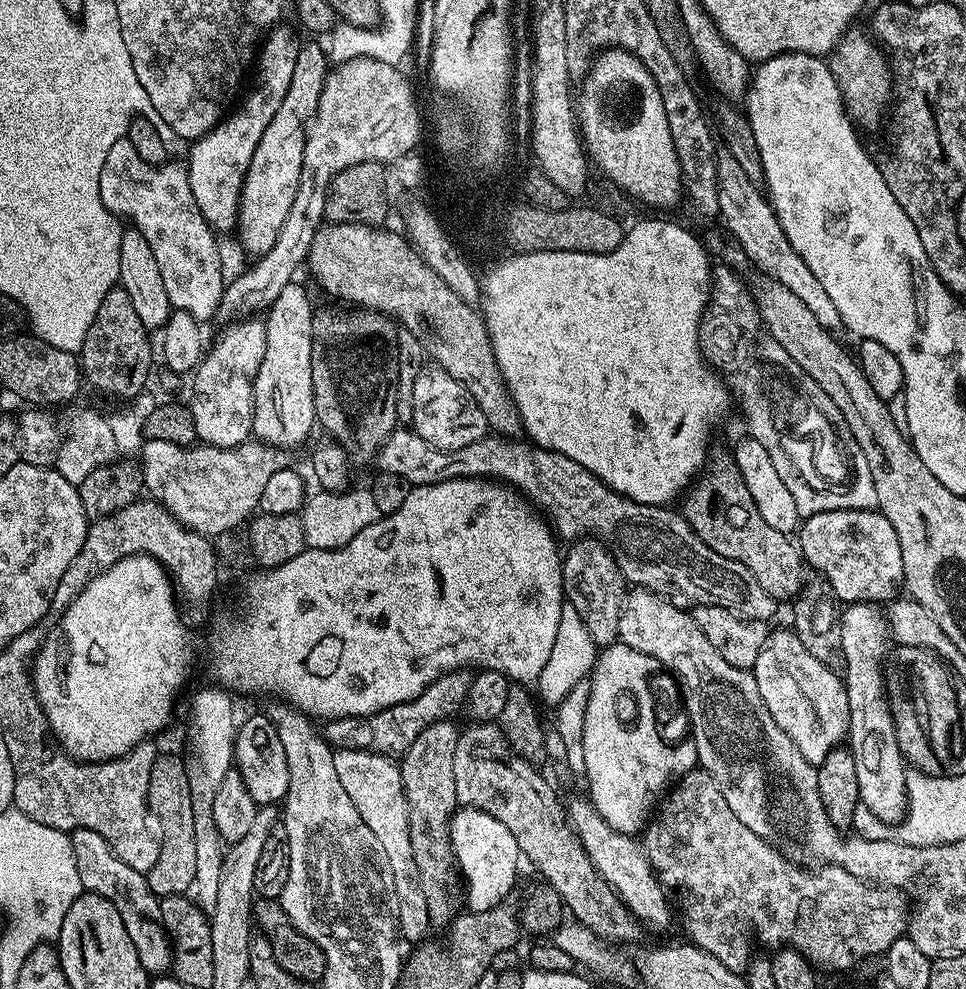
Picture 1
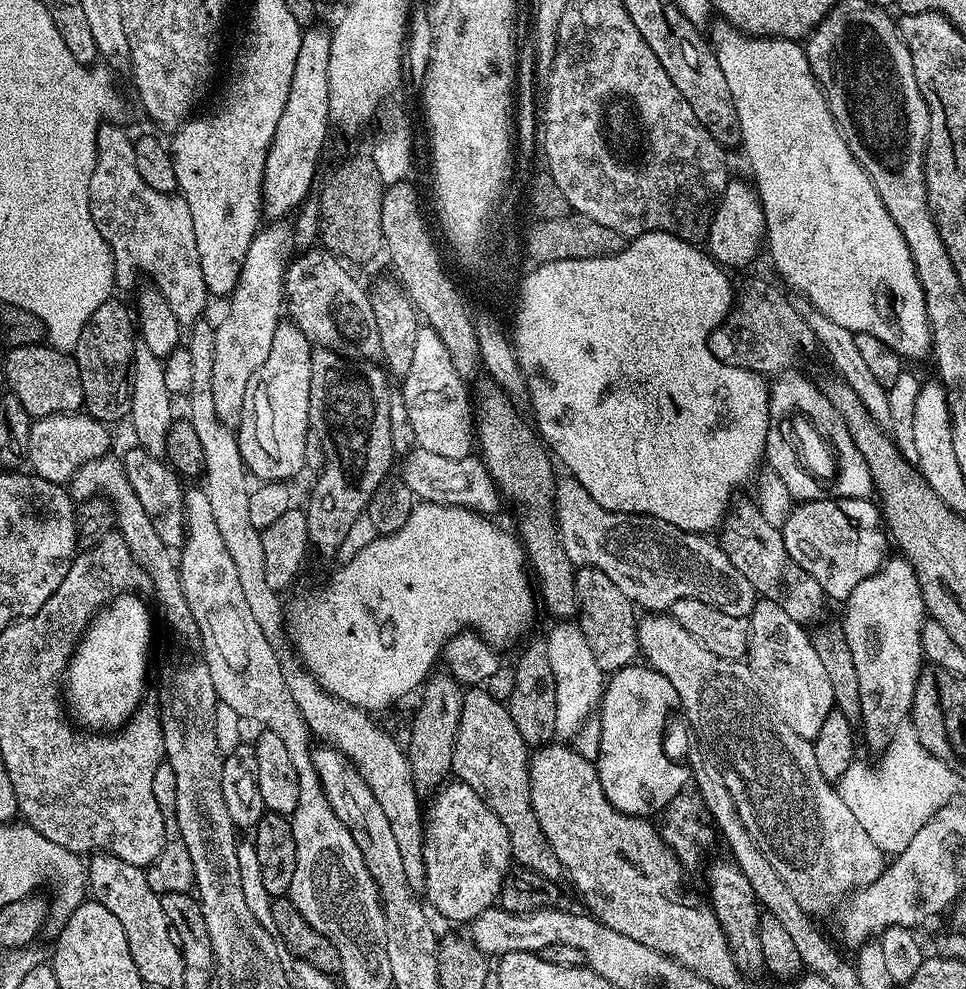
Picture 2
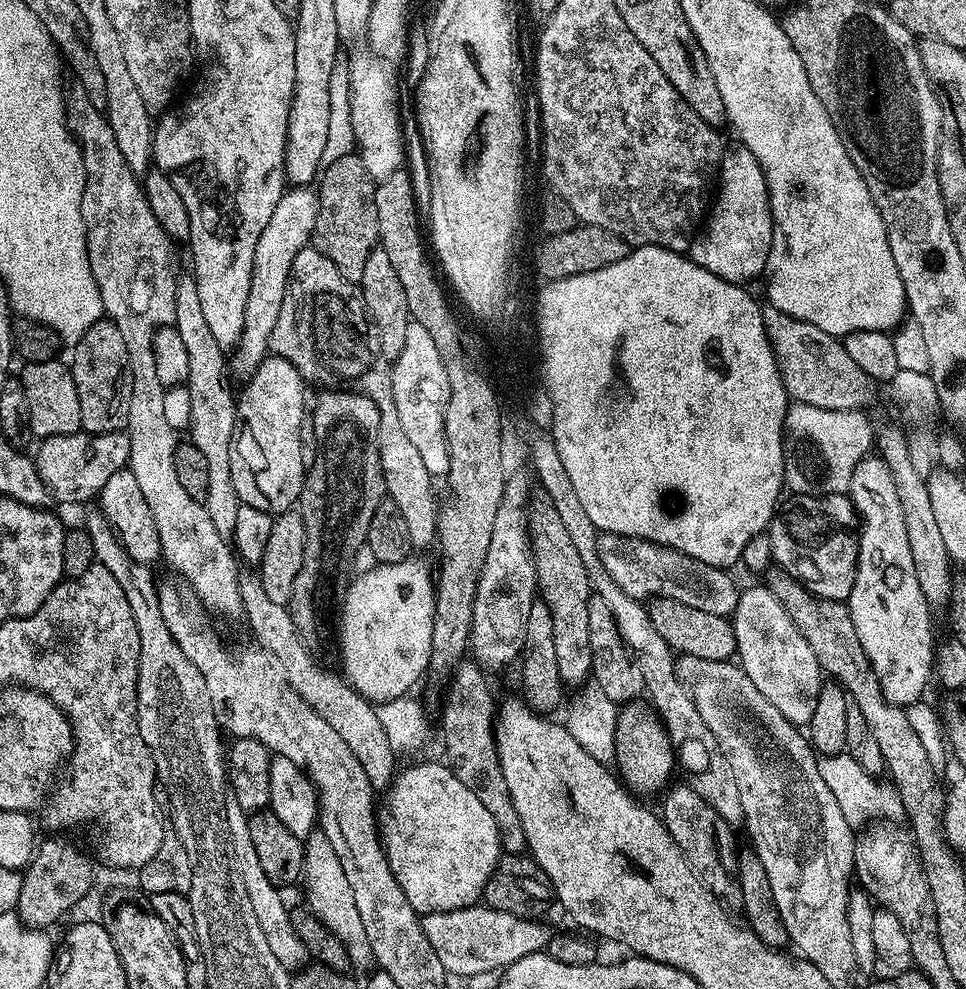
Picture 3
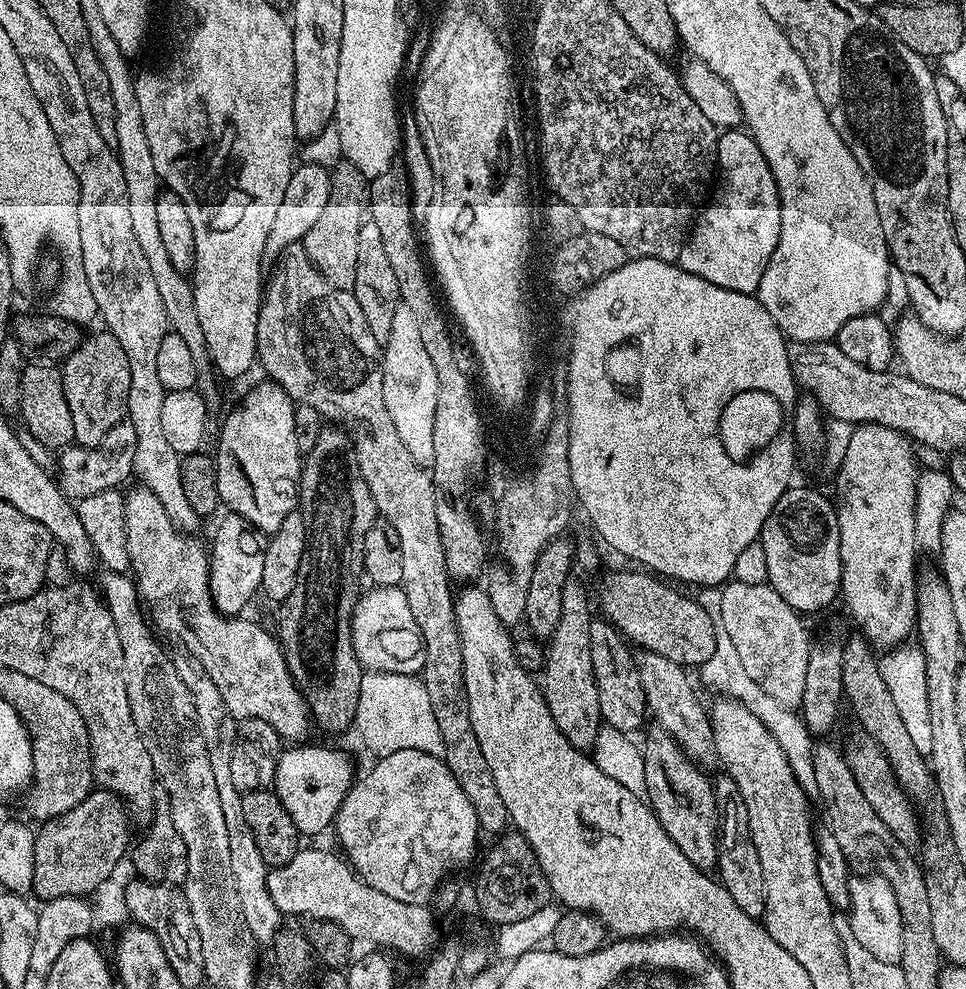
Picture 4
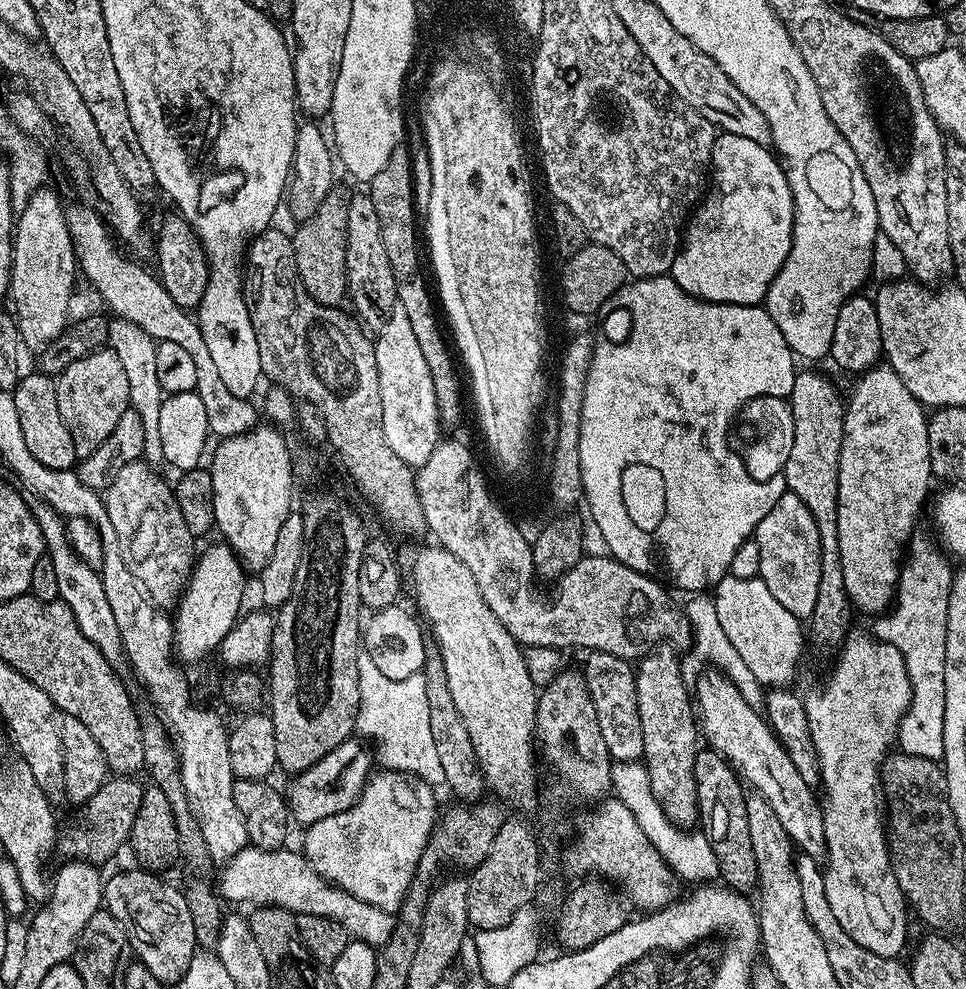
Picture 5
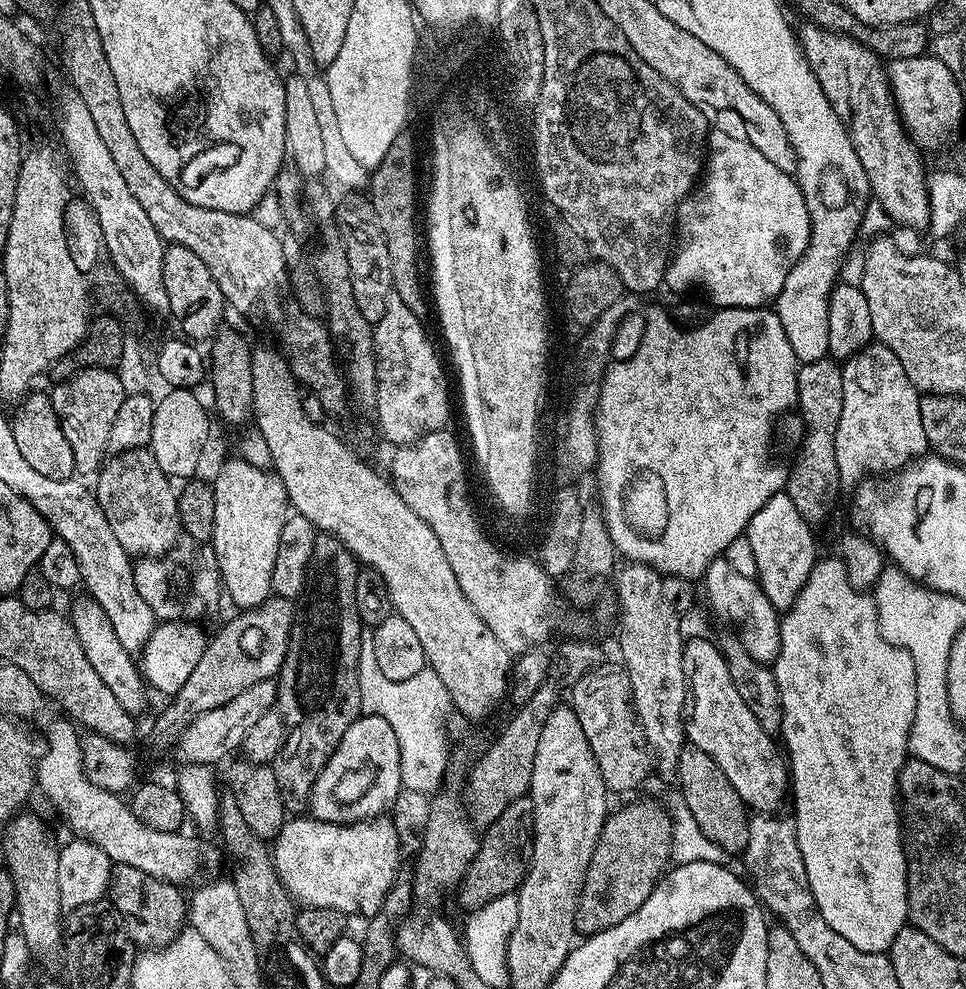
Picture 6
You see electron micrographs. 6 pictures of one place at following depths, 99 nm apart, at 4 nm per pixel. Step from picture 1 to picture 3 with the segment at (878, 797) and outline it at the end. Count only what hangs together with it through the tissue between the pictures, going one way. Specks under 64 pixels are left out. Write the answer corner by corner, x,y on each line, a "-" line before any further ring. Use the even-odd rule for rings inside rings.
869,454
854,466
854,474
850,478
847,497
858,513
858,562
856,563
856,577
854,586
850,590
846,601
850,610
850,618
854,622
854,630
858,630
858,642
862,642
862,650
866,650
866,658
870,666
874,666
874,674
882,686
882,694
890,704
907,706
915,704
917,700
925,695
928,688
928,679
934,676
934,643
932,644
932,618
926,598
922,594
922,586
918,586
918,574
914,574
914,554
910,554
910,538
906,538
906,518
902,518
902,505
898,503
898,490
894,487
894,477
890,475
890,466
880,459
879,455

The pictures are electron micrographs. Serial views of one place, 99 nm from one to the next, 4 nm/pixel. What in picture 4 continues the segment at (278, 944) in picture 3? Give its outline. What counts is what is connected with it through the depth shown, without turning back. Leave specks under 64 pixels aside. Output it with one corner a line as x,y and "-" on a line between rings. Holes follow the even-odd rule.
183,658
175,661
178,674
182,682
192,691
196,701
197,709
204,710
204,707
212,708
208,713
203,713
202,724
210,733
212,731
211,743
208,746
208,757
210,758
210,770
214,770
214,782
218,790
218,802
222,804
222,818
226,818
226,834
230,838
230,874
232,875
232,885
234,890
238,890
238,902
242,906
242,918
250,930
250,934
255,938
257,945
271,945
277,932
281,931
282,913
278,906
274,906
274,898
270,898
268,893
268,875
262,854
258,854
258,846
254,843
254,834
250,834
250,826
246,826
246,818
242,818
242,793
234,786
234,781
230,779
230,754
234,750
236,741
235,731
229,730
230,717
228,708
222,702
222,694
218,694
214,682
208,679
199,667
191,659
-
209,728
209,729
208,729
-
228,728
228,733
224,736
224,731
-
224,736
224,741
220,741
-
216,739
216,741
214,740

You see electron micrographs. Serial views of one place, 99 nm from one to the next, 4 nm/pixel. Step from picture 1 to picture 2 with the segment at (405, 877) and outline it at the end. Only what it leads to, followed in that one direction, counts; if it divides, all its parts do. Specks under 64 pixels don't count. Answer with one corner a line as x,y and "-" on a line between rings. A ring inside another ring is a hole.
281,659
280,665
286,678
286,686
298,706
302,710
302,718
306,718
308,728
313,737
322,739
331,747
337,748
351,764
362,774
366,786
374,790
374,798
378,798
378,806
386,813
390,821
390,830
398,842
398,851
402,854
402,871
406,874
406,882
414,889
424,887
426,866
424,865
424,821
421,793
416,791
414,778
410,770
407,751
387,732
375,724
373,713
354,706
345,700
332,696
309,674
295,659

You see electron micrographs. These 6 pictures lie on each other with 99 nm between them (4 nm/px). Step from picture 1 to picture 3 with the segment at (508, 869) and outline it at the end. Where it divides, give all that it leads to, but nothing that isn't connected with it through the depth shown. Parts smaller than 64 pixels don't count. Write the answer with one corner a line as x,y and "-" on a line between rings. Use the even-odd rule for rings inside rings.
440,762
440,764
412,764
405,772
404,769
397,771
396,775
392,777
391,784
388,785
383,793
382,803
378,808
378,827
384,842
384,853
388,855
388,861
393,872
400,877
400,885
406,894
406,898
414,906
418,914
449,912
459,908
473,907
483,897
486,882
490,878
490,874
496,869
496,863
500,861
502,855
500,831
490,814
490,810
486,810
486,806
482,806
481,800
478,799
478,794
474,794
474,790
470,790
470,786
466,786
466,782
458,779
447,763
444,762

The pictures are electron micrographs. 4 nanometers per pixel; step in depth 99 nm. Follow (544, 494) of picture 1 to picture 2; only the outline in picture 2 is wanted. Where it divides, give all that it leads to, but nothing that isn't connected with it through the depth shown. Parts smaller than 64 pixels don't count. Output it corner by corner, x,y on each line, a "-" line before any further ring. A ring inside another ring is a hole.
418,446
403,457
404,465
398,468
398,476
404,480
417,501
430,504
456,504
471,508
477,514
491,513
492,503
498,497
498,487
479,455
466,458
442,458
442,454
430,454
-
570,474
565,475
565,480
563,477
556,481
554,511
560,545
566,550
566,556
573,566
596,568
606,574
606,578
610,578
610,582
614,582
614,586
618,586
618,590
622,590
622,594
626,594
637,609
648,608
644,610
660,614
671,609
672,604
682,598
694,598
722,610
722,614
745,618
751,616
758,599
754,586
750,586
746,574
742,574
742,570
738,570
738,566
726,558
719,543
712,541
711,544
707,535
678,530
678,526
670,526
670,522
662,522
653,516
606,510
598,506
598,502
594,502
594,498
590,498
590,494
586,494
584,487

